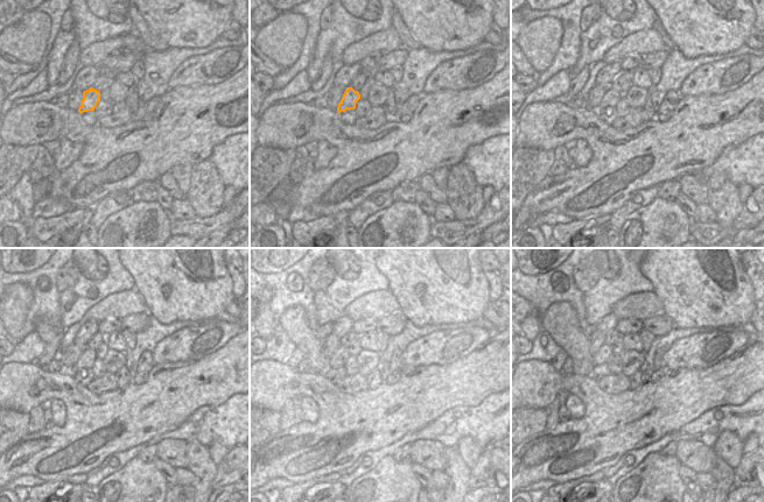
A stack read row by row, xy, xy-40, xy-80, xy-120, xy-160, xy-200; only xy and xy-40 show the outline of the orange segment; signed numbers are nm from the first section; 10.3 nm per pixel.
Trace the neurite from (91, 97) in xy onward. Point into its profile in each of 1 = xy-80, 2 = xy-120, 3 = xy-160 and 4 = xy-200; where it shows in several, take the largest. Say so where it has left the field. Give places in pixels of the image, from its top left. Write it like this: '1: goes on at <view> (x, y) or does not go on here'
1: goes on at xy-80 (611, 97)
2: goes on at xy-120 (88, 358)
3: goes on at xy-160 (338, 359)
4: goes on at xy-200 (603, 354)

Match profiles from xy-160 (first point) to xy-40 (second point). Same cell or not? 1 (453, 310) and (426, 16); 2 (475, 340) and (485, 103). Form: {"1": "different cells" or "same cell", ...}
{"1": "same cell", "2": "different cells"}

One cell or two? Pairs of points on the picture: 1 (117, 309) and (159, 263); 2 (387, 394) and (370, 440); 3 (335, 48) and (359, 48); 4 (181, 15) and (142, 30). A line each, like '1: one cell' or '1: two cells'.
1: two cells
2: one cell
3: two cells
4: two cells

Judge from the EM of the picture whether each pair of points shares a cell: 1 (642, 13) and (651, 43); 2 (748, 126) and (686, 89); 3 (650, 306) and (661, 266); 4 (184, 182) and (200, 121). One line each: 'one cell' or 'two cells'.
1: two cells
2: two cells
3: two cells
4: two cells

